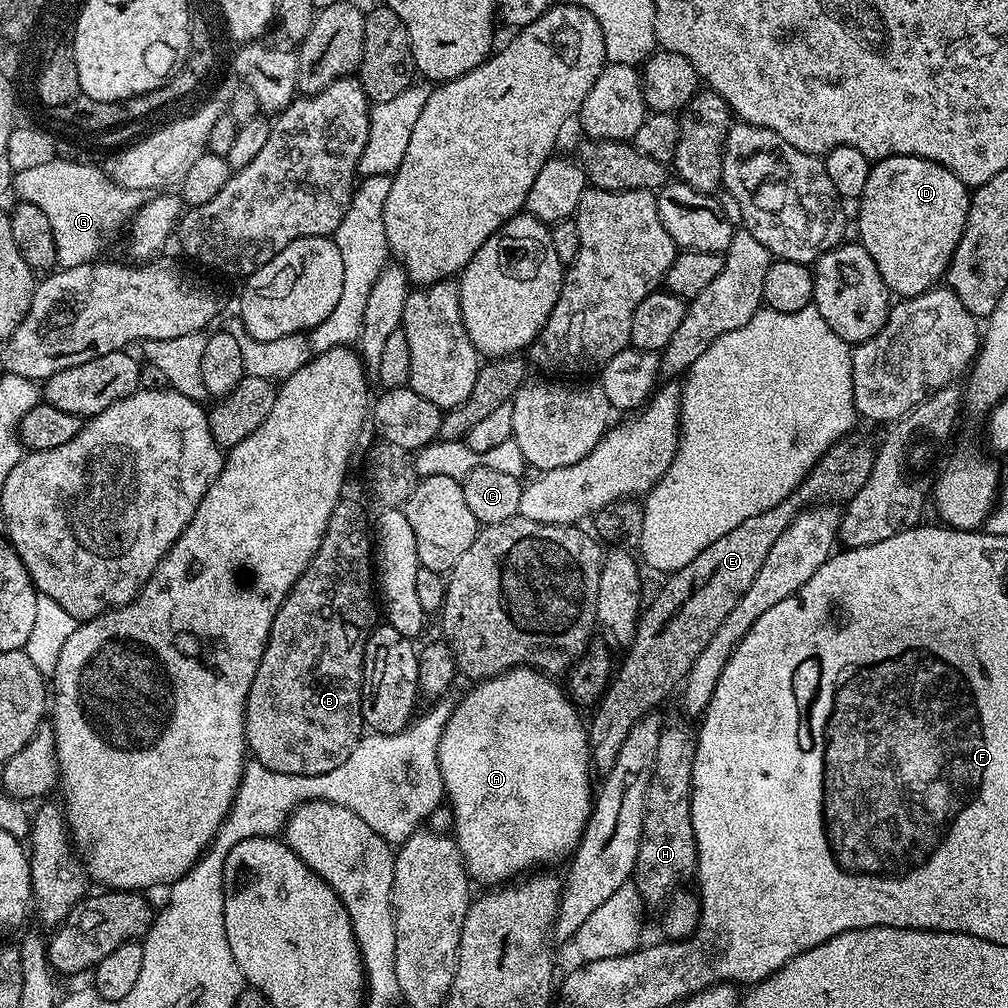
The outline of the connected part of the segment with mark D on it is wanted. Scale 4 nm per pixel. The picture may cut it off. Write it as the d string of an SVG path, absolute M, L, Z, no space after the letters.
M891 156L872 164L870 178L866 178L866 190L858 197L860 204L860 236L858 242L874 258L878 274L882 274L889 293L907 298L921 296L937 287L945 279L948 264L962 238L966 226L970 189L946 166L917 156Z

